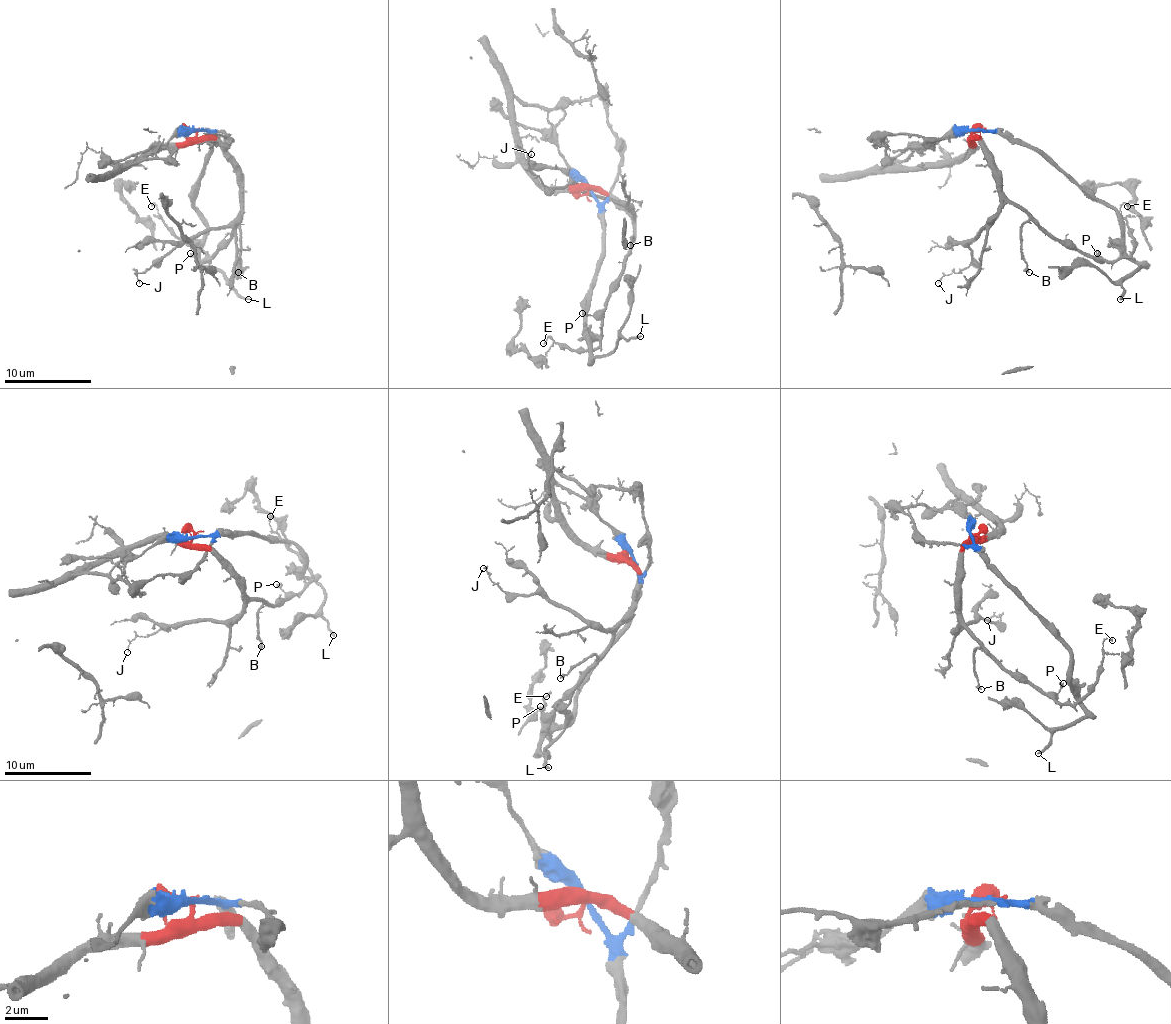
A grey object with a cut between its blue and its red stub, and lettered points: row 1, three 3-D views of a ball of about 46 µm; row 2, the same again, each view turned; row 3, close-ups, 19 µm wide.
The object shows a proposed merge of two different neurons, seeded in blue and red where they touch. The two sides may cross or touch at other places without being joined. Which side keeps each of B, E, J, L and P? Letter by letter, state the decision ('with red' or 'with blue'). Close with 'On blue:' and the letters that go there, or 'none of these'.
B: with red
E: with red
J: with red
L: with blue
P: with red
On blue: L

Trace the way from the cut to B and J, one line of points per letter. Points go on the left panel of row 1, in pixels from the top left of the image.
B: (196, 131), (209, 136), (222, 149), (237, 175), (237, 272)
J: (196, 131), (209, 136), (233, 166), (239, 214), (229, 225), (181, 242), (135, 274), (140, 283)

